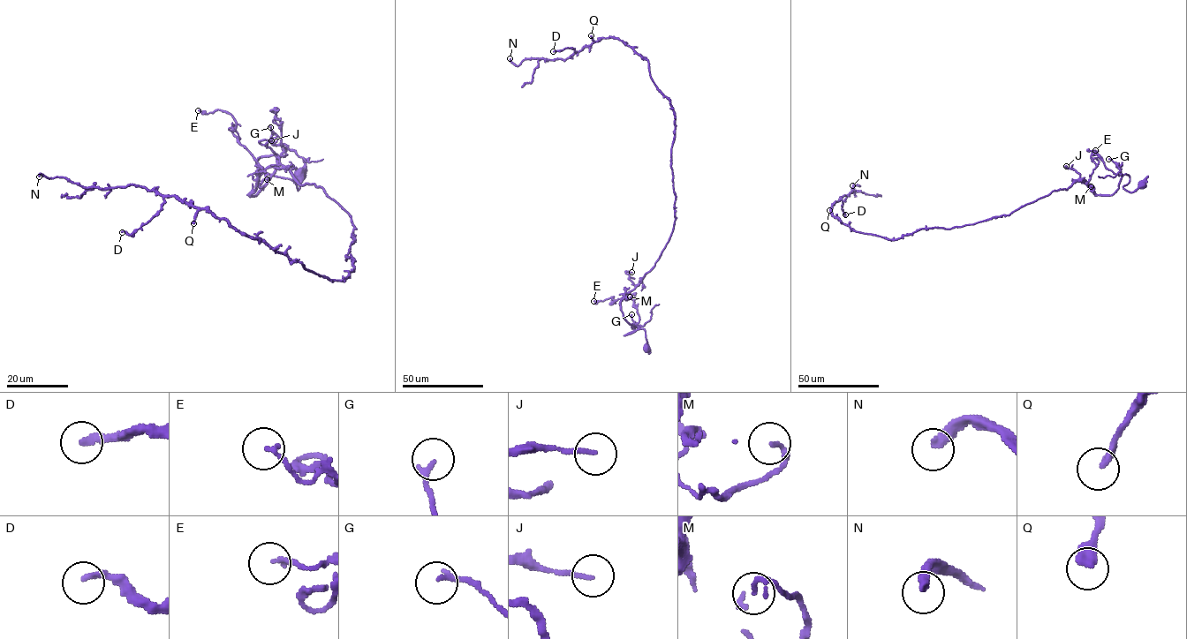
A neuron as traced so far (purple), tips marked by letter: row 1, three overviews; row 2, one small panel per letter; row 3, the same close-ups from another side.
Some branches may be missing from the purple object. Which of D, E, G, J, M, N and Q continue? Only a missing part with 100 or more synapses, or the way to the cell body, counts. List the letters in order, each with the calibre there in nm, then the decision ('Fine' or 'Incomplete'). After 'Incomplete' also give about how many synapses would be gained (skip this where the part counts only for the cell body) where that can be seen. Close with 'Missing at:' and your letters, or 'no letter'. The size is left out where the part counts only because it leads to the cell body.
D: Thickness 260 nm. Fine
E: Thickness 140 nm. Fine
G: Thickness 190 nm. Fine
J: Thickness 150 nm. Fine
M: Thickness 120 nm. Fine
N: Thickness 360 nm. Incomplete. Roughly 120 synapses
Q: Thickness 360 nm. Fine
Missing at: N

